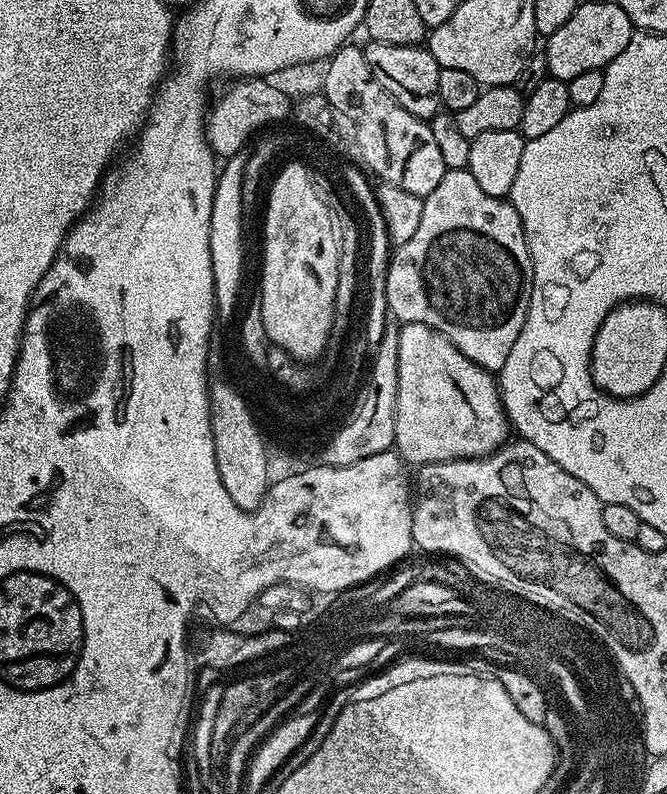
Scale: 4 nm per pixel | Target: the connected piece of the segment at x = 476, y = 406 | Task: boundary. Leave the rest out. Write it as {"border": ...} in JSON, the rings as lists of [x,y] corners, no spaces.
{"border":[[[401,323],[394,445],[400,459],[412,466],[478,460],[497,452],[509,439],[508,432],[510,436],[497,377],[470,362],[430,326]]]}

